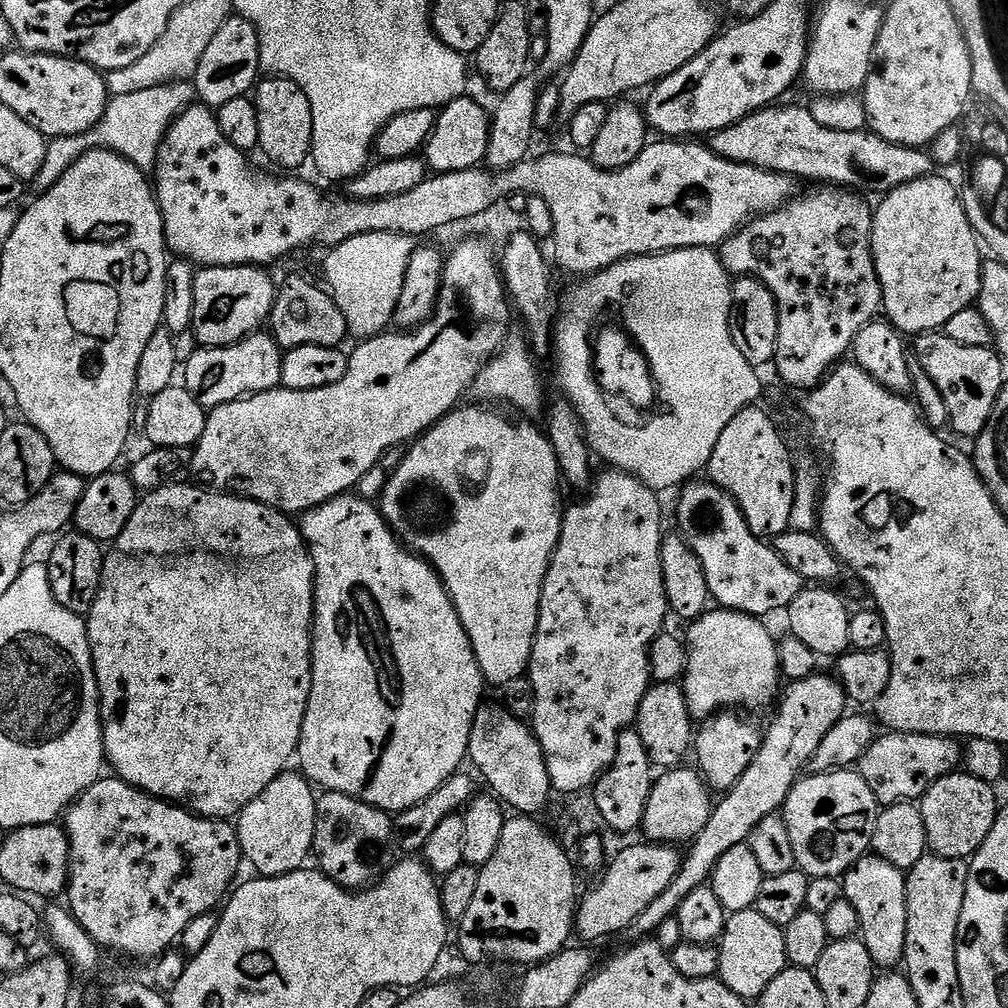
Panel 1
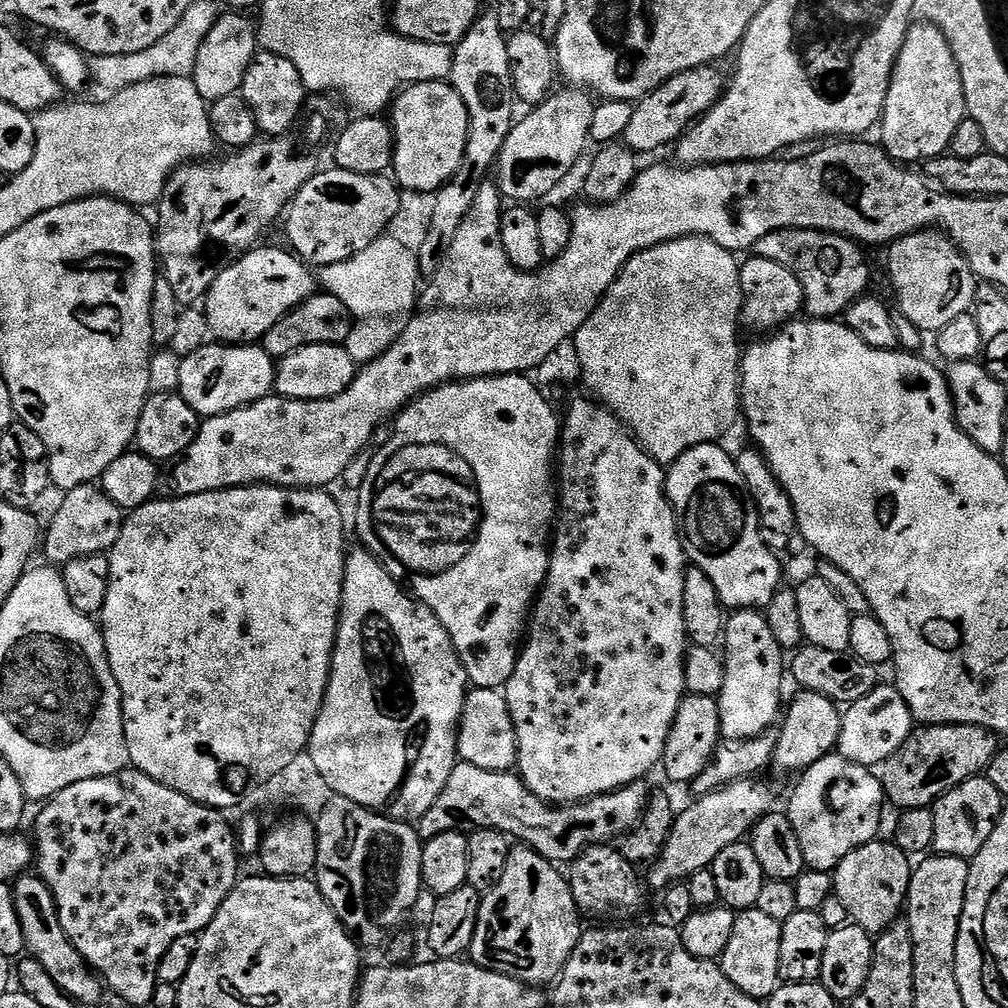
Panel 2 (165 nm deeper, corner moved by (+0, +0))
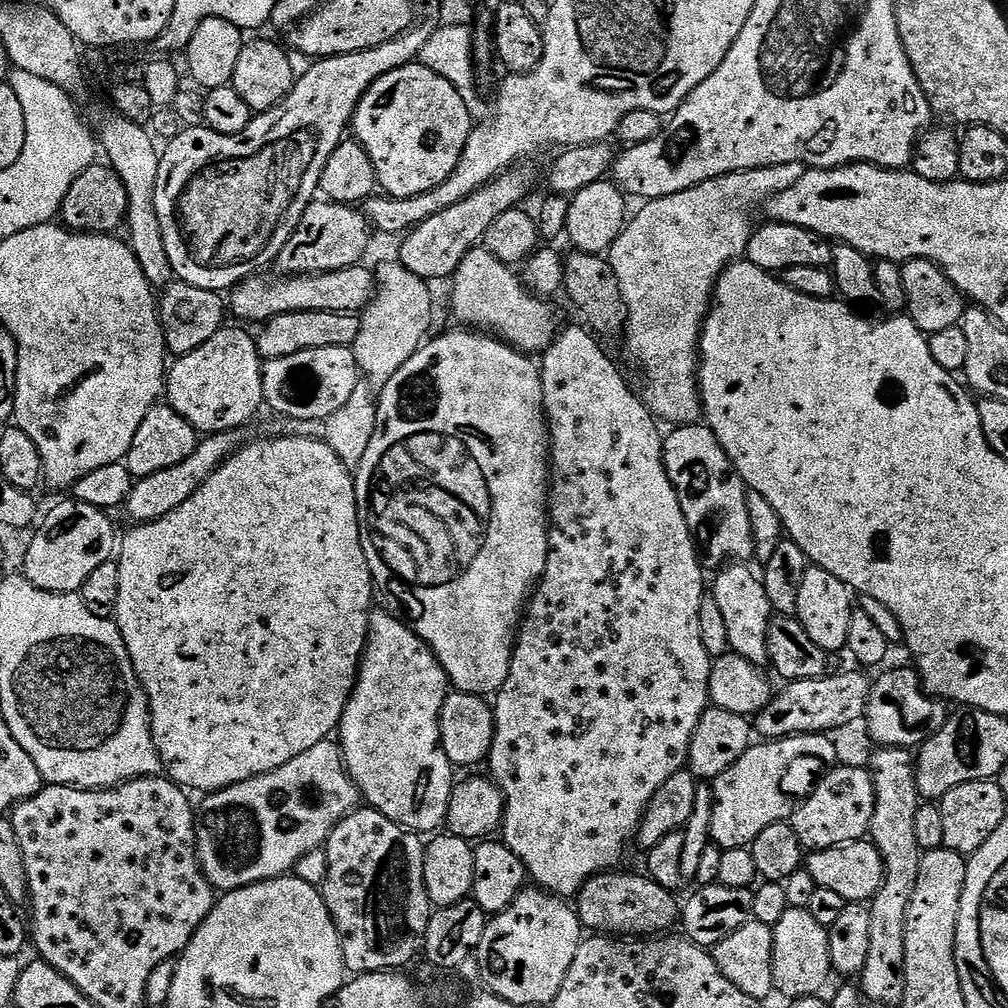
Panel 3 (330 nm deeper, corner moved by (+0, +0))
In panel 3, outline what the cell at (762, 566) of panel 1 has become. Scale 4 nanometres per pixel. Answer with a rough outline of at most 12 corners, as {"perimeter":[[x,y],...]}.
{"perimeter":[[707,423],[663,437],[703,559],[753,555],[749,489]]}

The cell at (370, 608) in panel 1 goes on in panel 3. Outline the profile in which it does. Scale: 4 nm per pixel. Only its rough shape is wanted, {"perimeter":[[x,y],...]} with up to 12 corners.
{"perimeter":[[372,613],[340,719],[367,807],[409,832],[447,821],[446,670]]}

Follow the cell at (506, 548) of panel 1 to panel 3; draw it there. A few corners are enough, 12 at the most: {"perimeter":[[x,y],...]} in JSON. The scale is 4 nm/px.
{"perimeter":[[479,330],[379,389],[373,581],[457,692],[548,561],[537,361]]}

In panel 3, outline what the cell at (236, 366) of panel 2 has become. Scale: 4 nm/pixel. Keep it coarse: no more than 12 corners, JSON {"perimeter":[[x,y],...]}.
{"perimeter":[[222,327],[166,372],[197,433],[265,407],[253,333]]}

